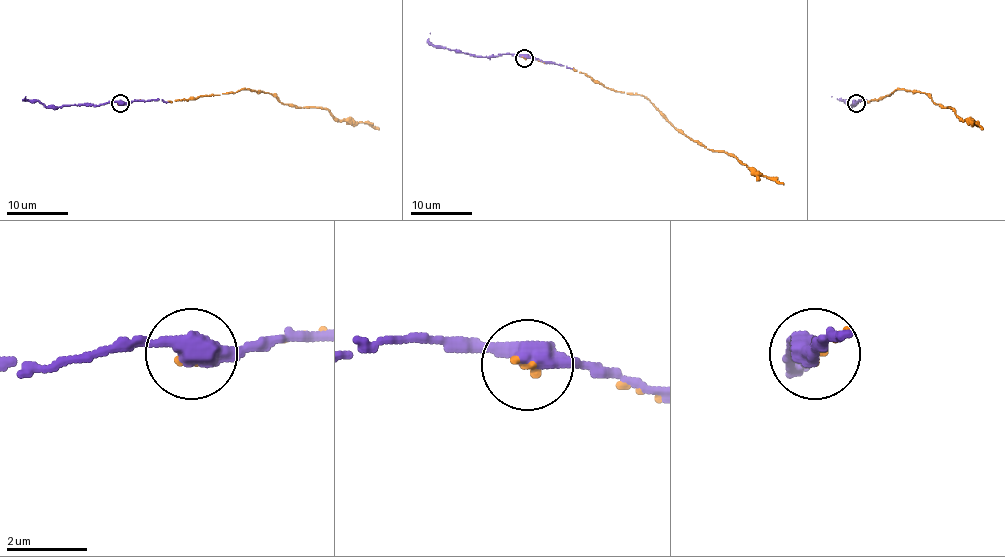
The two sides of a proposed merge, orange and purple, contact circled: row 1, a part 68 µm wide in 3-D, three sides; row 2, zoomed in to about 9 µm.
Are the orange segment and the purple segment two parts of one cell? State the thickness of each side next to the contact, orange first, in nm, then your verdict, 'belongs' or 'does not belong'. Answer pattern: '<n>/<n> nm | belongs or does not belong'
180/440 nm | belongs

